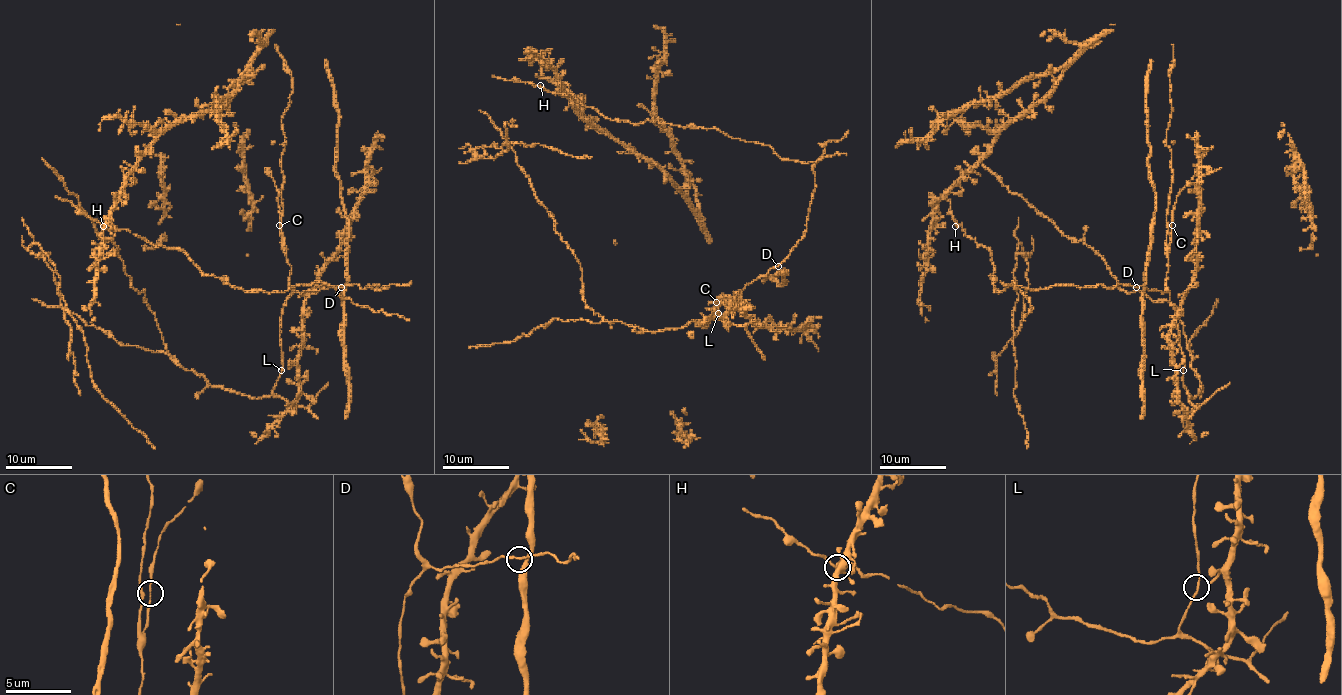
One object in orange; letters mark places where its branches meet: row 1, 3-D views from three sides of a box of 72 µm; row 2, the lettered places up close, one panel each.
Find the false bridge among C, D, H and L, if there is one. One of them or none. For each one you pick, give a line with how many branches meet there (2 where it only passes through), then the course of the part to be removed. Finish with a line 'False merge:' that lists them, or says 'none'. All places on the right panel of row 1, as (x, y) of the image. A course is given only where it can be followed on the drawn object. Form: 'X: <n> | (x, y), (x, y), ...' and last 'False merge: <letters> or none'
False merge: none

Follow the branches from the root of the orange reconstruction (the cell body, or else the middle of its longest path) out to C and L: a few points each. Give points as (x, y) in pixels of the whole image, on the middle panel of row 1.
C: (778, 265), (733, 296), (717, 301)
L: (778, 265), (737, 291), (730, 300), (723, 300), (717, 308), (718, 313)

